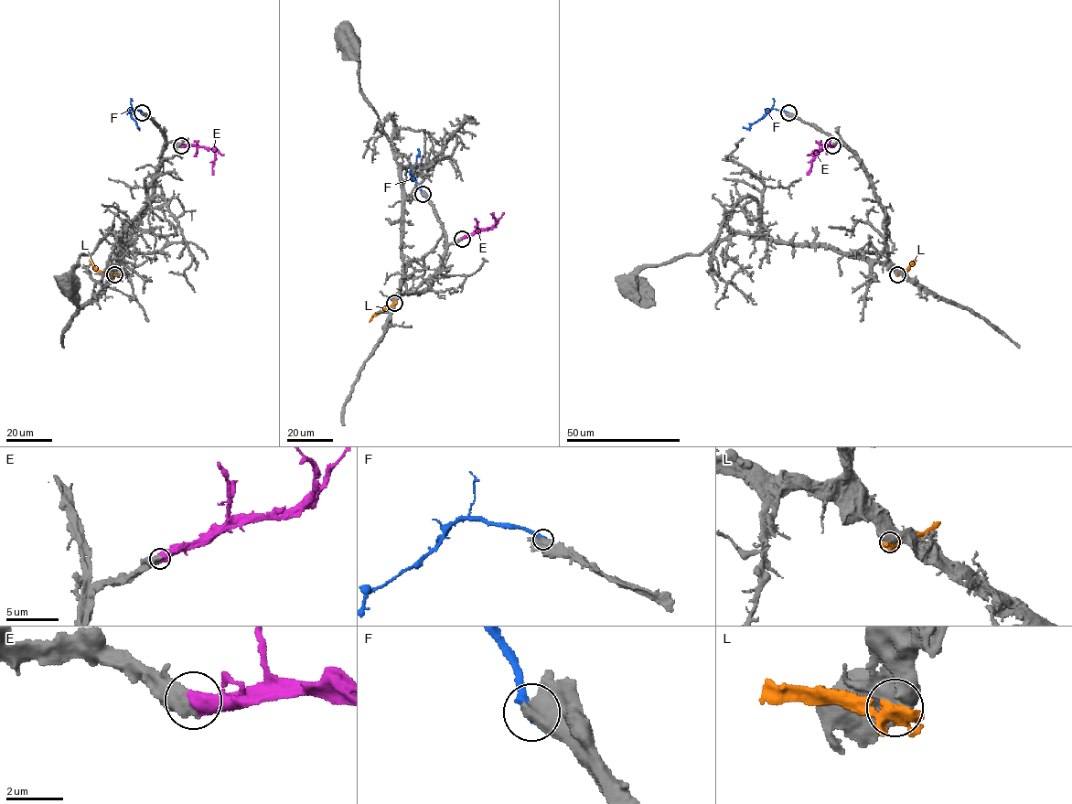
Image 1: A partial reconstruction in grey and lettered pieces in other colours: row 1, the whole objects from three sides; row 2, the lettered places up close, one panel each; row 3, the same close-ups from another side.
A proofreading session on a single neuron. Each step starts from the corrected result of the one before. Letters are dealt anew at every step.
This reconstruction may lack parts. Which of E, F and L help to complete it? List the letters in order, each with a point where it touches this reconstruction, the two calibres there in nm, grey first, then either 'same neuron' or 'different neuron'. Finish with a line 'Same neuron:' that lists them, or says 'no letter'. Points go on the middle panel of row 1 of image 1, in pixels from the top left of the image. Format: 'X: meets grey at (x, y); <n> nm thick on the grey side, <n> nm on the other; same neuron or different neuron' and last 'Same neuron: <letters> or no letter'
E: meets grey at (462, 239); 700 nm thick on the grey side, 650 nm on the other; same neuron
F: meets grey at (423, 194); 750 nm thick on the grey side, 340 nm on the other; different neuron
L: meets grey at (394, 303); 850 nm thick on the grey side, 650 nm on the other; different neuron
Same neuron: E

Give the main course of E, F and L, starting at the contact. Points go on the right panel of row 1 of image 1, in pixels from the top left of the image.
E: (832, 145), (827, 145), (820, 152), (806, 174)
F: (788, 112), (770, 109), (748, 128), (743, 127)
L: (897, 273), (904, 273), (916, 260)

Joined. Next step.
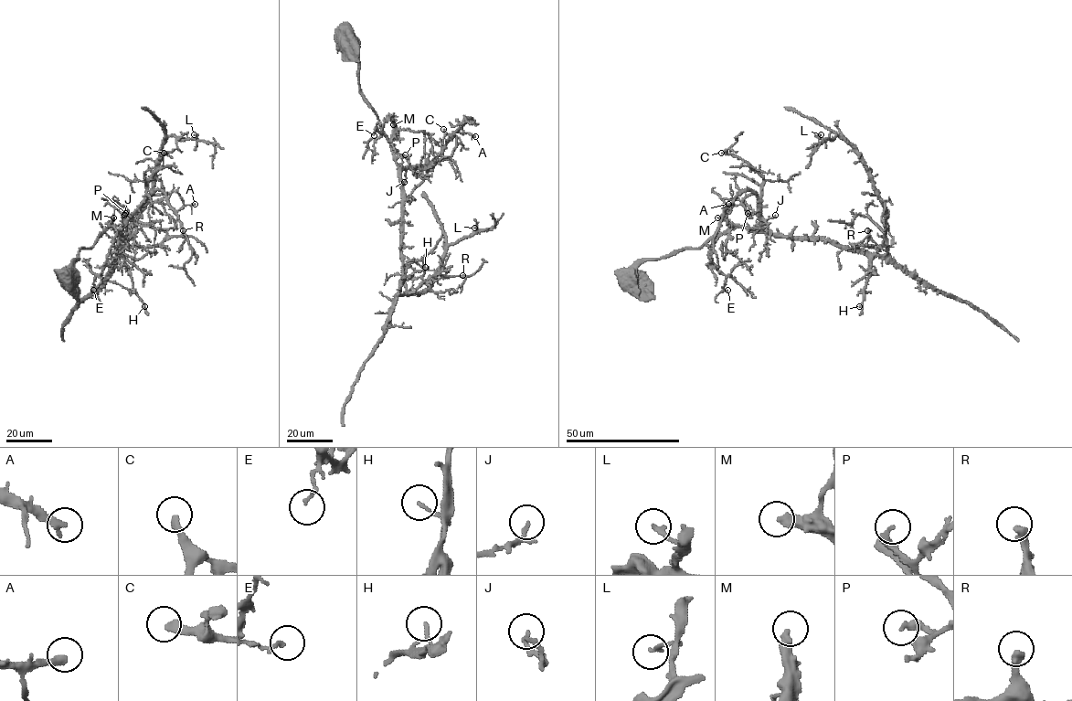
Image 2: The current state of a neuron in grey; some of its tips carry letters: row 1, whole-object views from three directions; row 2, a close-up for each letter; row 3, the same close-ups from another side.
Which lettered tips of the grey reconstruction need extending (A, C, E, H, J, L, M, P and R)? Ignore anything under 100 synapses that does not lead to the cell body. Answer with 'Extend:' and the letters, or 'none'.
Extend: M

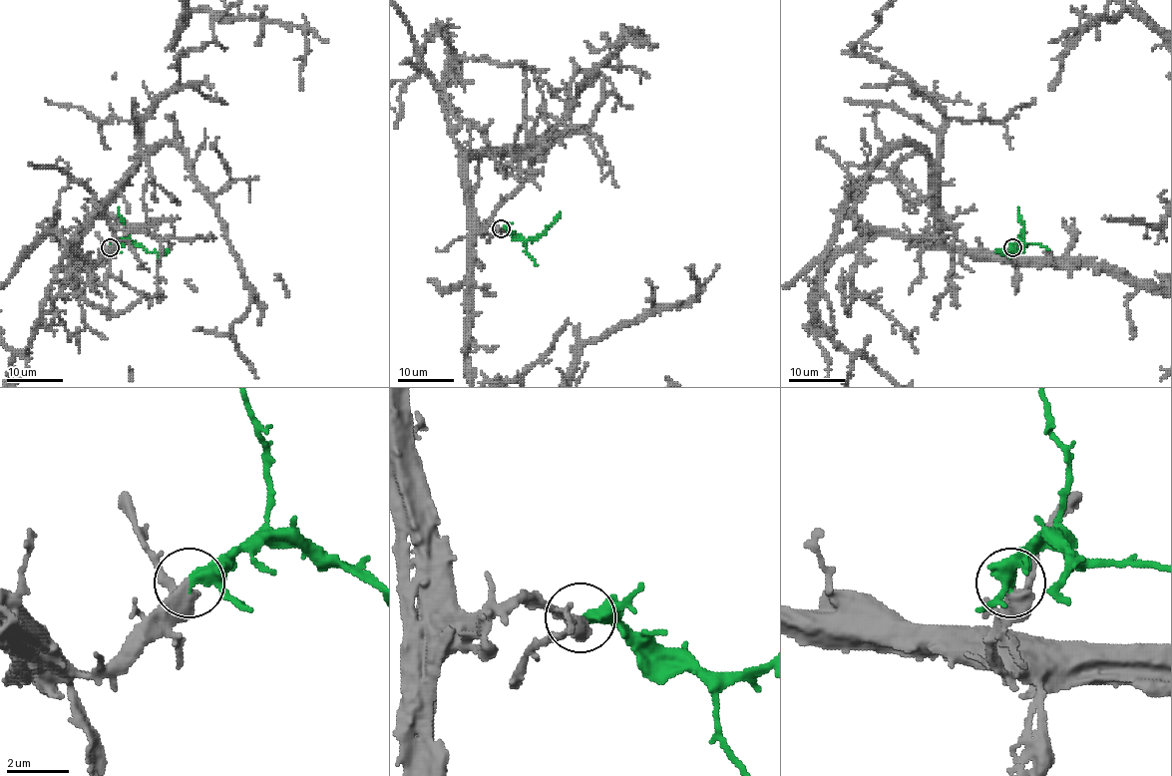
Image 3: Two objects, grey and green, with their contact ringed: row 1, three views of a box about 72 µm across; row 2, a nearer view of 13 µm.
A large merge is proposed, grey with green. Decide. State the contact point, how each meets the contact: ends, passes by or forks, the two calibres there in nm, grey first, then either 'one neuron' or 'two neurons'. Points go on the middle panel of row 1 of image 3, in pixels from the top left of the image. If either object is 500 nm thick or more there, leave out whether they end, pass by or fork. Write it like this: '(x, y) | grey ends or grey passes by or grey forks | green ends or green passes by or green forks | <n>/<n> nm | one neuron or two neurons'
(501, 228) | grey passes by | green passes by | 380/280 nm | one neuron

